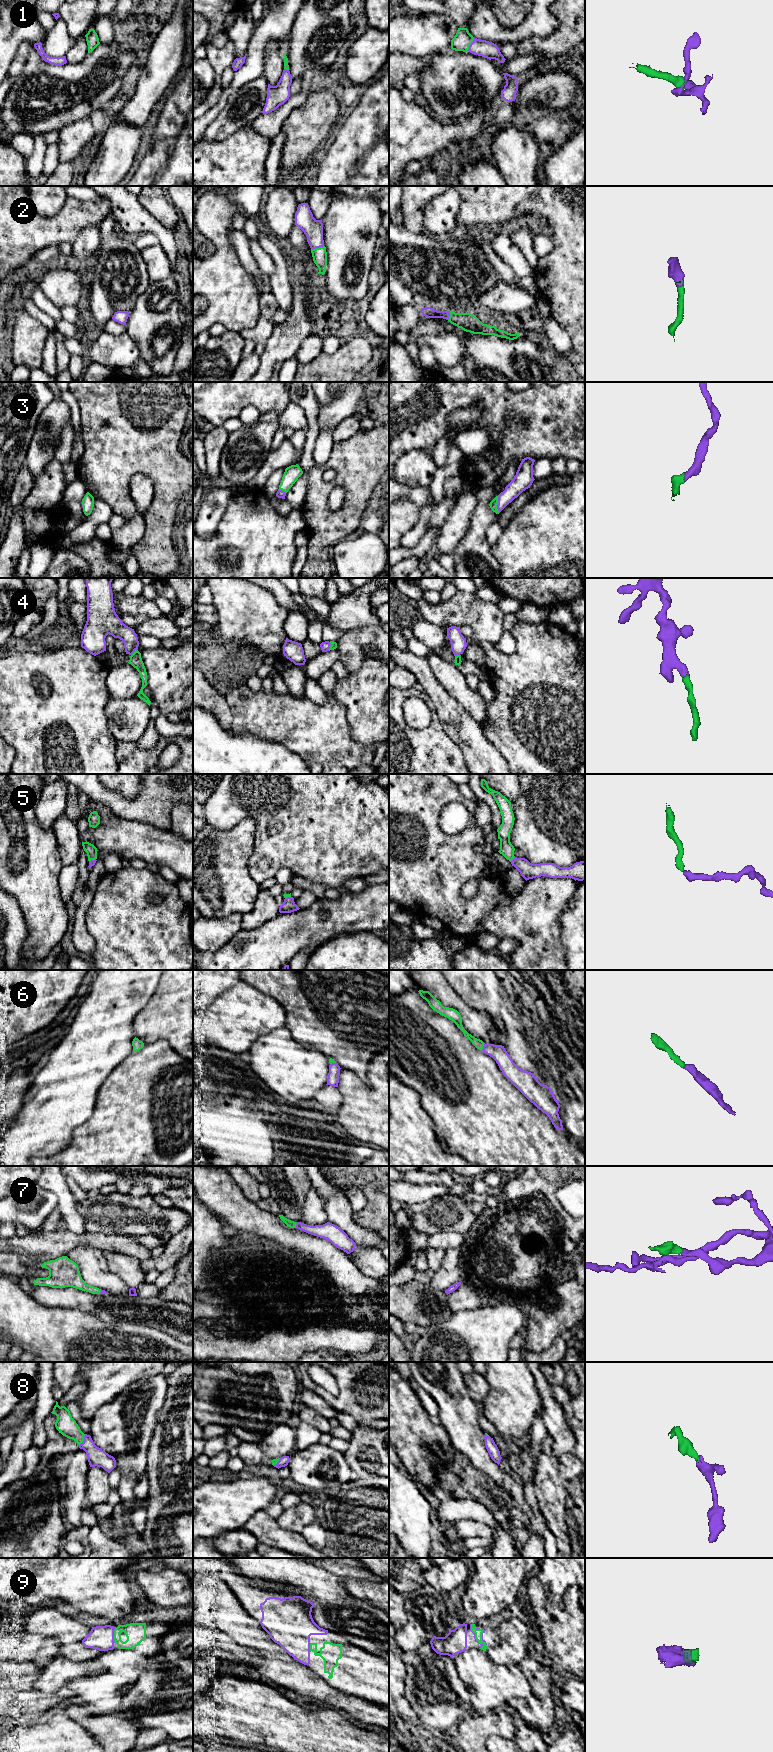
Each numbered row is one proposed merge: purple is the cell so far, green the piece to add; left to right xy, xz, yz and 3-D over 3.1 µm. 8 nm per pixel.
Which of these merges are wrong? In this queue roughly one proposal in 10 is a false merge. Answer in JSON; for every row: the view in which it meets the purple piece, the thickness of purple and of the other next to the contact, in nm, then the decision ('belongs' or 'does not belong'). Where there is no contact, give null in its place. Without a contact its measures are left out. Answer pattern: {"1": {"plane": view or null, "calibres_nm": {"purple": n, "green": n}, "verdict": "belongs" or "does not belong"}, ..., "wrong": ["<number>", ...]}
{"1": {"plane": "yz", "calibres_nm": {"purple": 140, "green": 140}, "verdict": "belongs"}, "2": {"plane": "xz", "calibres_nm": {"purple": 160, "green": 120}, "verdict": "belongs"}, "3": {"plane": "yz", "calibres_nm": {"purple": 140, "green": 70}, "verdict": "belongs"}, "4": {"plane": "xy", "calibres_nm": {"purple": 140, "green": 100}, "verdict": "belongs"}, "5": {"plane": "yz", "calibres_nm": {"purple": 130, "green": 110}, "verdict": "belongs"}, "6": {"plane": "yz", "calibres_nm": {"purple": 120, "green": 70}, "verdict": "belongs"}, "7": {"plane": "xz", "calibres_nm": {"purple": 120, "green": 60}, "verdict": "belongs"}, "8": {"plane": "xy", "calibres_nm": {"purple": 150, "green": 160}, "verdict": "belongs"}, "9": {"plane": "xy", "calibres_nm": {"purple": 190, "green": 160}, "verdict": "belongs"}, "wrong": []}

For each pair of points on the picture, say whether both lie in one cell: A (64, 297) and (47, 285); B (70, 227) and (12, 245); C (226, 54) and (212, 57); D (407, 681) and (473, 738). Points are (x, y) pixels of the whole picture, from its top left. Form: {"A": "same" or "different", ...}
{"A": "same", "B": "same", "C": "same", "D": "different"}

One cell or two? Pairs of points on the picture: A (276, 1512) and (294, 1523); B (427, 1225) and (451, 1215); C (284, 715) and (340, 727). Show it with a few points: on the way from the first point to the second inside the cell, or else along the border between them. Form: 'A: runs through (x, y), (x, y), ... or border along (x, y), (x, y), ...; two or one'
A: border along (285, 1510), (278, 1518); two
B: runs through (433, 1219), (437, 1215), (445, 1215); one
C: runs through (298, 723), (303, 727), (326, 727); one

